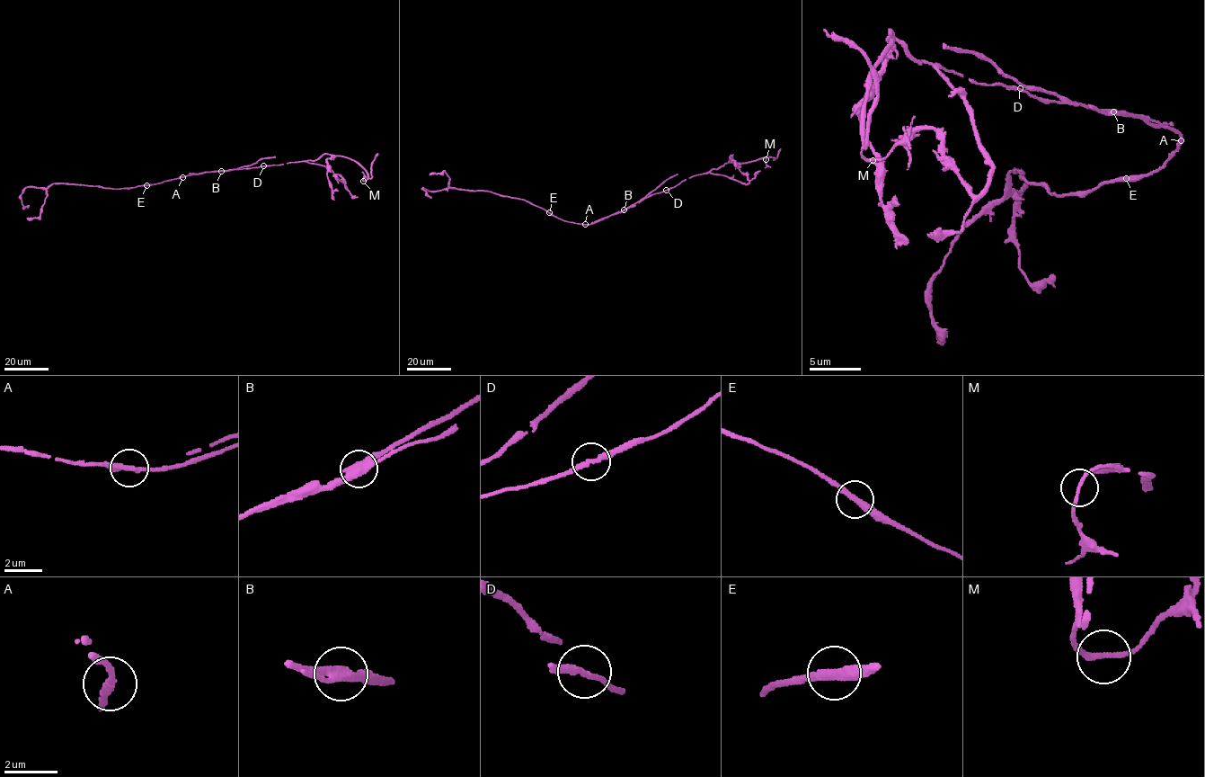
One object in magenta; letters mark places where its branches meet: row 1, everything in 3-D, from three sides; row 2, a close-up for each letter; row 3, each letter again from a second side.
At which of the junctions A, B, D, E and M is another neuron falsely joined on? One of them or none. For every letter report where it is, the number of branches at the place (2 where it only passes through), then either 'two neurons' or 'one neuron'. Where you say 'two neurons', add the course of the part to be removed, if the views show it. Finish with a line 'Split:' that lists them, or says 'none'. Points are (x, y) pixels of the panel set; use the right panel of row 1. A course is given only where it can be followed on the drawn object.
A: (1181, 140) | 2 | one neuron
B: (1113, 111) | 2 | two neurons | (1112, 112), (1066, 102), (1052, 92), (1029, 89), (1005, 76), (987, 58), (943, 45)
D: (1020, 88) | 2 | one neuron
E: (1126, 178) | 2 | one neuron
M: (872, 160) | 2 | one neuron
Split: B

